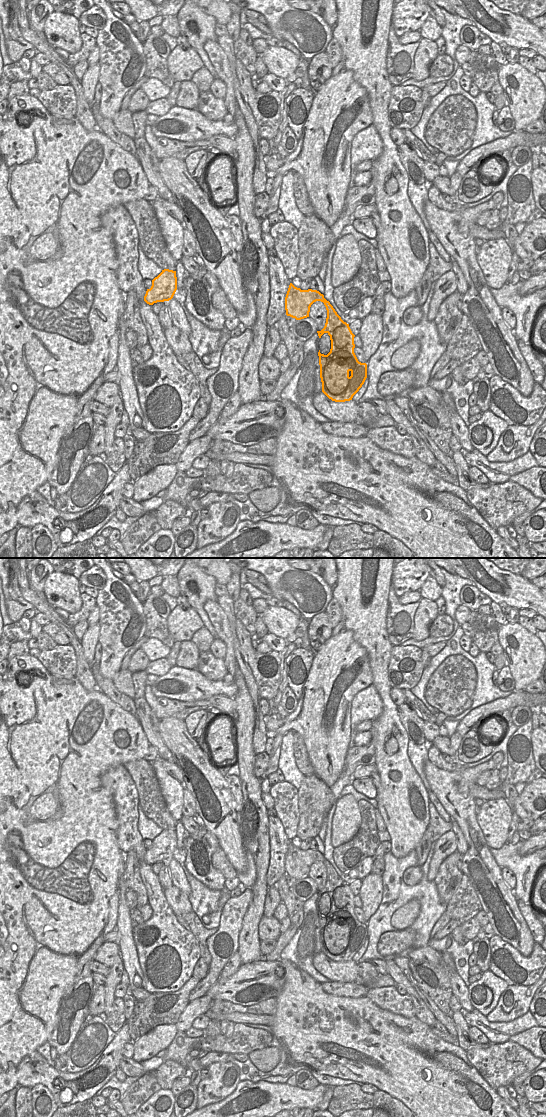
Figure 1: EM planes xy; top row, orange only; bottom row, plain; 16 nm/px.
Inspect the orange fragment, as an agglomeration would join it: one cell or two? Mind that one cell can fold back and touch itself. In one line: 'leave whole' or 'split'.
leave whole

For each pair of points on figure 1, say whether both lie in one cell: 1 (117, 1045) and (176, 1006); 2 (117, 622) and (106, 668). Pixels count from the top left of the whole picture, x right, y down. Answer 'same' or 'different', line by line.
1: different
2: same

